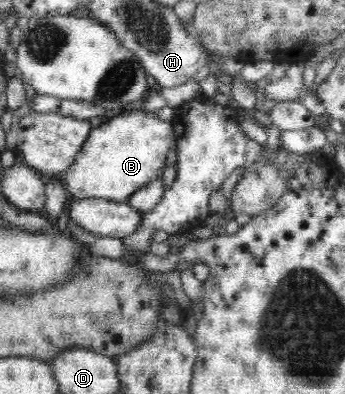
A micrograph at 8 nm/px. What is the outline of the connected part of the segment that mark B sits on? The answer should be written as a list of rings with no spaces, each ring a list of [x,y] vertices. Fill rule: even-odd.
[[[138,110],[115,115],[119,117],[105,119],[90,131],[75,161],[63,172],[63,182],[75,200],[103,198],[125,202],[133,192],[162,175],[169,147],[174,141],[173,124]]]

